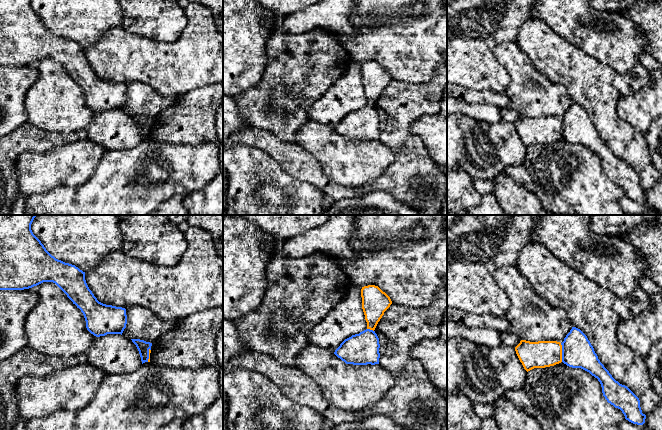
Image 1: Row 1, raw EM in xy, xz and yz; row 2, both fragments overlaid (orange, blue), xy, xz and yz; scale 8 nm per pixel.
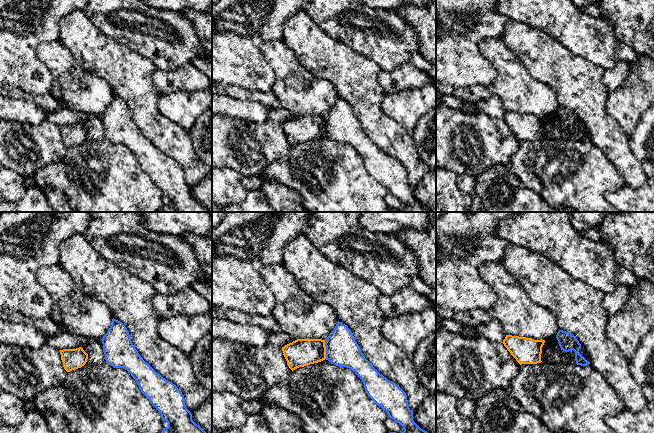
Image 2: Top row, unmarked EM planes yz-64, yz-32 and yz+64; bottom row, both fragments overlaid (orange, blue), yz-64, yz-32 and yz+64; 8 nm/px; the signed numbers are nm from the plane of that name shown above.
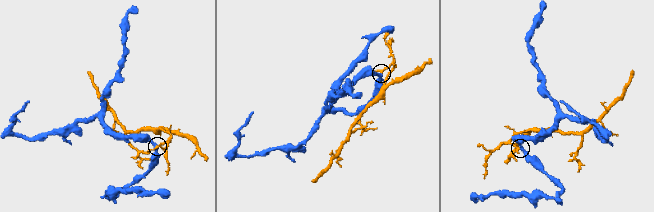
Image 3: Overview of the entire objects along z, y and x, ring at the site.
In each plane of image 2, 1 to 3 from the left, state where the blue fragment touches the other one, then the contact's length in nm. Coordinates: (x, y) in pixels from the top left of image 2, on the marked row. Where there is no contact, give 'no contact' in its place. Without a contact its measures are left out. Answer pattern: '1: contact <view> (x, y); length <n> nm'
1: no contact
2: contact yz-32 (325, 349); length 150 nm
3: no contact

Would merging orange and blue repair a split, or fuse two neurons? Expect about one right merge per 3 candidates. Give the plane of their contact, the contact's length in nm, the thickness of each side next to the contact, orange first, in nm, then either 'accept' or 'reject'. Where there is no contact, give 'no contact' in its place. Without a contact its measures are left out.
contact in yz; length 150 nm; calibres 220 and 260 nm; reject

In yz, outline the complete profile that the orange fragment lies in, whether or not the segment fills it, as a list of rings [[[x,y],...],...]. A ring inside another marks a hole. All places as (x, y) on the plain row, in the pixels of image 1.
[[[521,116],[515,127],[527,148],[534,144],[550,143],[562,138],[562,121],[557,117]]]

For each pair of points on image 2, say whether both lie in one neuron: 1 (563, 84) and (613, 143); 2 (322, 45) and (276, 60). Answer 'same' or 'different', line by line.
1: same
2: different

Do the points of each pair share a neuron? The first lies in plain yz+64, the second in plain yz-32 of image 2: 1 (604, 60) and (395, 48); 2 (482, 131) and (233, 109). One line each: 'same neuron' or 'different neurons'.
1: same neuron
2: different neurons

